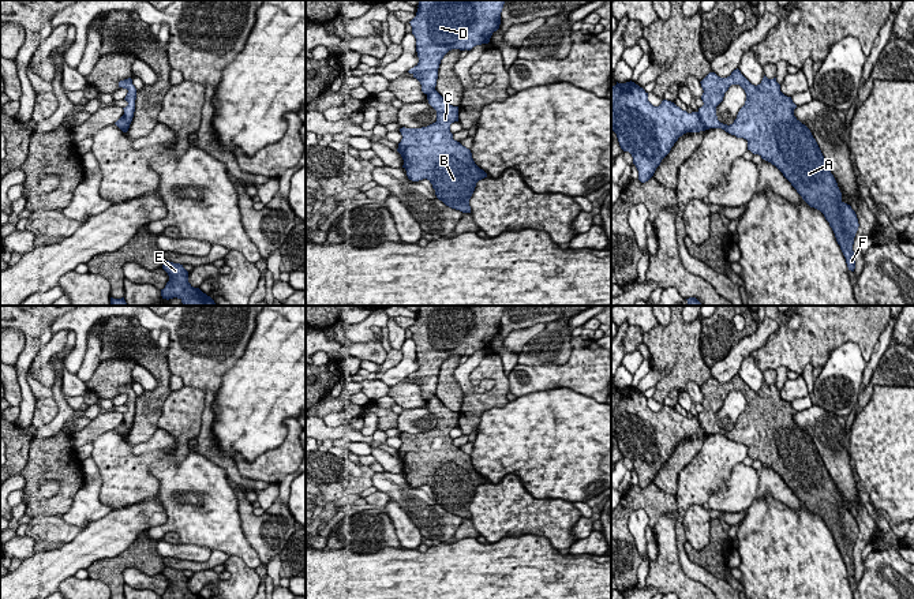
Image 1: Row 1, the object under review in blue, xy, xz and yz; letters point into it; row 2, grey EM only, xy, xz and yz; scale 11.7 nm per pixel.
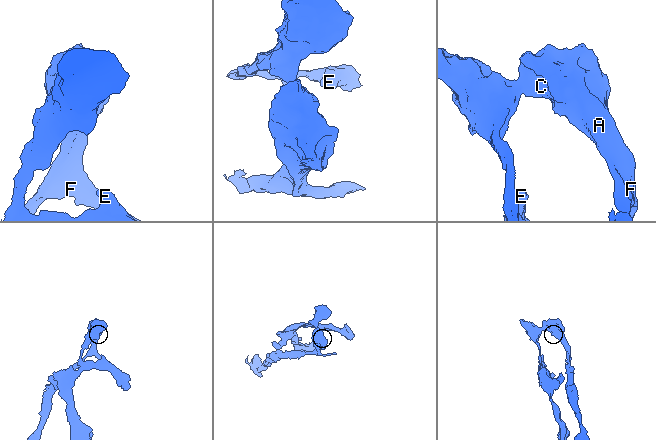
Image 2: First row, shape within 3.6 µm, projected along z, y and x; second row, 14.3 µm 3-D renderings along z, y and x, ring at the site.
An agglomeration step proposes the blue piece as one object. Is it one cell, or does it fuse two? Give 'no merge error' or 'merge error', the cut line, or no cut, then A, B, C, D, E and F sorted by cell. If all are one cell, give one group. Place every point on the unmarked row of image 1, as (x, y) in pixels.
merge error | yz (696, 418), (705, 434) | A B C F / D E

